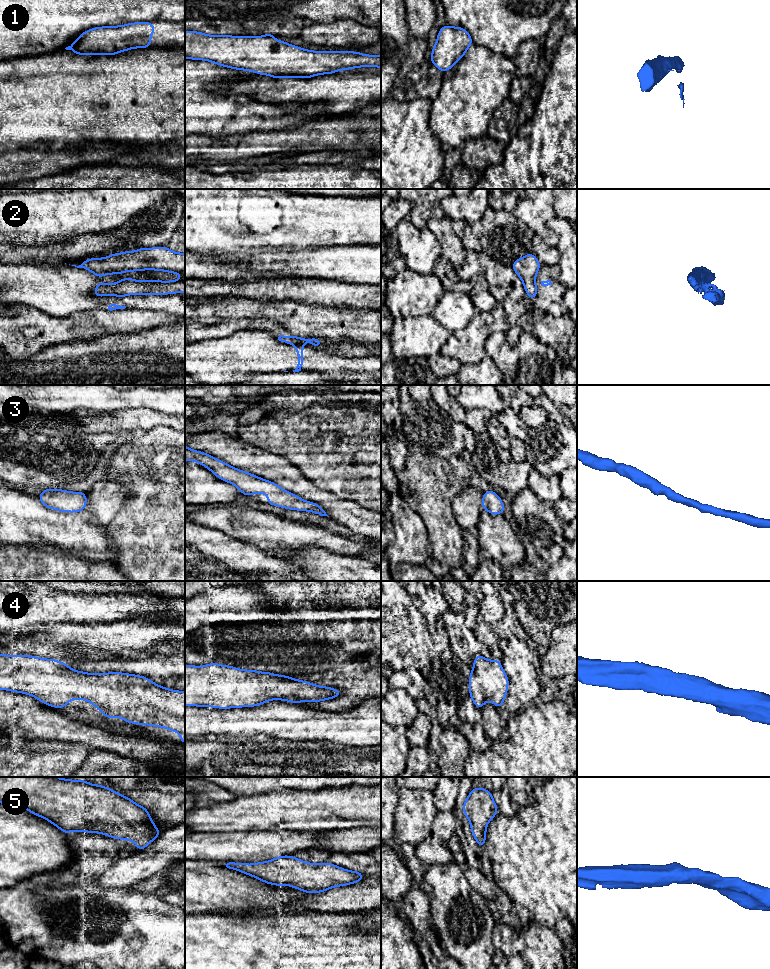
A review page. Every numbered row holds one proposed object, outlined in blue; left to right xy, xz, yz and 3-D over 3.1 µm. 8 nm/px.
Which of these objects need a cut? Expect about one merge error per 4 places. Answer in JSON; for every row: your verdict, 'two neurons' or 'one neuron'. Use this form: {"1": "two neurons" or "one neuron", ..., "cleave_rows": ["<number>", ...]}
{"1": "two neurons", "2": "two neurons", "3": "one neuron", "4": "one neuron", "5": "one neuron", "cleave_rows": ["1", "2"]}

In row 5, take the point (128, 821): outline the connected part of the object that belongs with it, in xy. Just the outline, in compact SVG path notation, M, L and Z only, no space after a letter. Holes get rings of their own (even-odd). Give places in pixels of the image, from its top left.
M0 777L0 803L26 809L48 820L66 834L72 831L95 832L114 839L132 840L132 844L137 844L135 850L144 850L162 833L154 825L147 808L111 788L93 785L85 780Z

